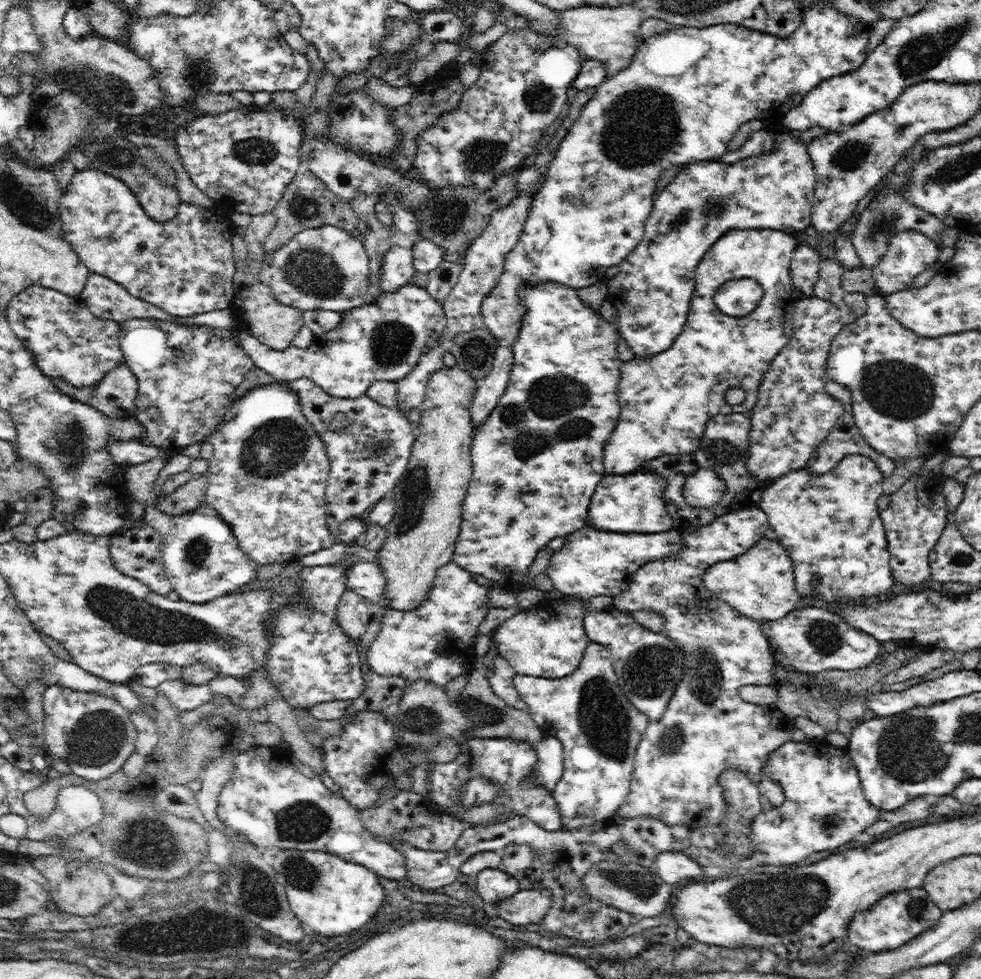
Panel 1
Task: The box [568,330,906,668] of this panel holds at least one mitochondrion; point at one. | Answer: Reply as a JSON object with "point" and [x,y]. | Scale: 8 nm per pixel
{"point":[824,635]}

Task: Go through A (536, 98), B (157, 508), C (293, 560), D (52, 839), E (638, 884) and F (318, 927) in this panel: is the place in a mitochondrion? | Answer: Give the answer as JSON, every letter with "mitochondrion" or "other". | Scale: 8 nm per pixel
{"A":"mitochondrion","B":"other","C":"other","D":"other","E":"mitochondrion","F":"other"}

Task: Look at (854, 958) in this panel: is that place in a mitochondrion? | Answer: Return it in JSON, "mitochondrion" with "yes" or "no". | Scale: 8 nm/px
{"mitochondrion":"no"}

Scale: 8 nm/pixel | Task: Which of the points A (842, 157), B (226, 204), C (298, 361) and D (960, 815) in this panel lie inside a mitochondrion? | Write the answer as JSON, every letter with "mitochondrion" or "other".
{"A":"mitochondrion","B":"other","C":"other","D":"other"}

